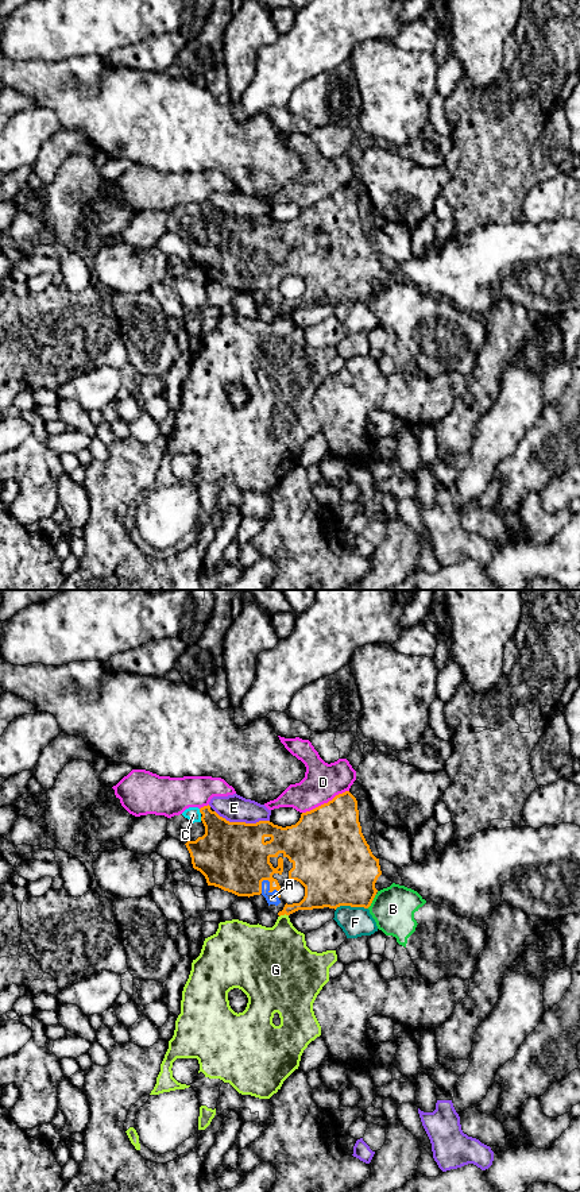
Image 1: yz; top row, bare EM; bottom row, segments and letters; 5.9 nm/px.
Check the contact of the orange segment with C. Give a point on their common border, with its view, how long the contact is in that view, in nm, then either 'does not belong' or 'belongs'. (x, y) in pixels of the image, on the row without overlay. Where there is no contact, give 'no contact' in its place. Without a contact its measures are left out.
yz (200, 207) | 40 nm | belongs

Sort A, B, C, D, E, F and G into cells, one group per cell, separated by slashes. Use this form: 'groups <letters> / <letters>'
groups A C / B / D / E / F / G

